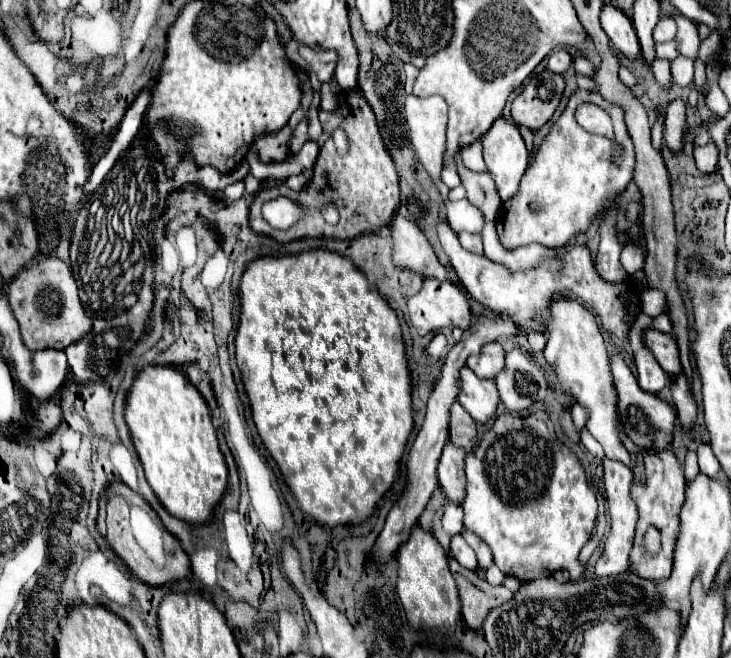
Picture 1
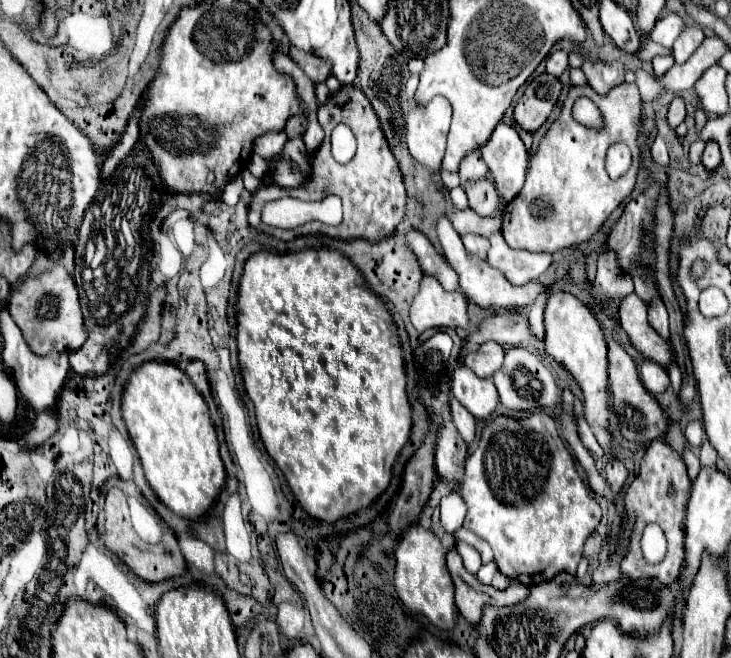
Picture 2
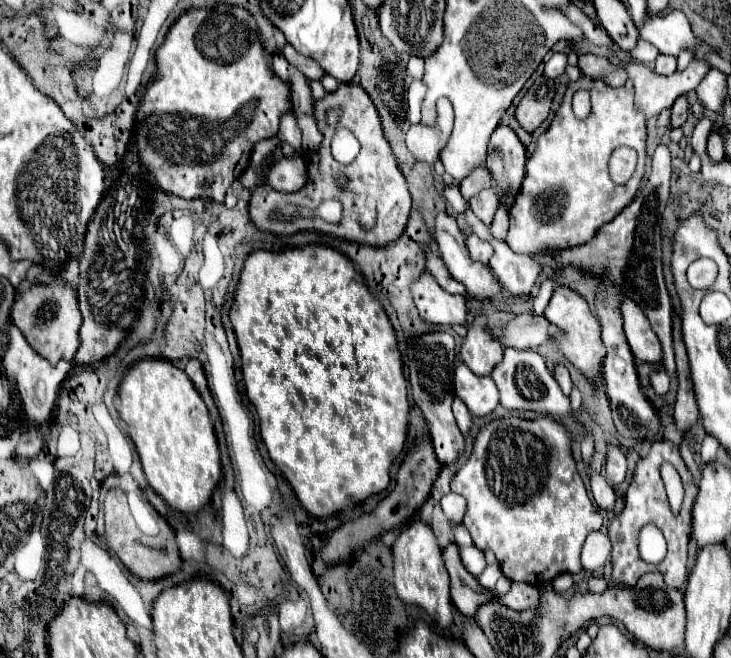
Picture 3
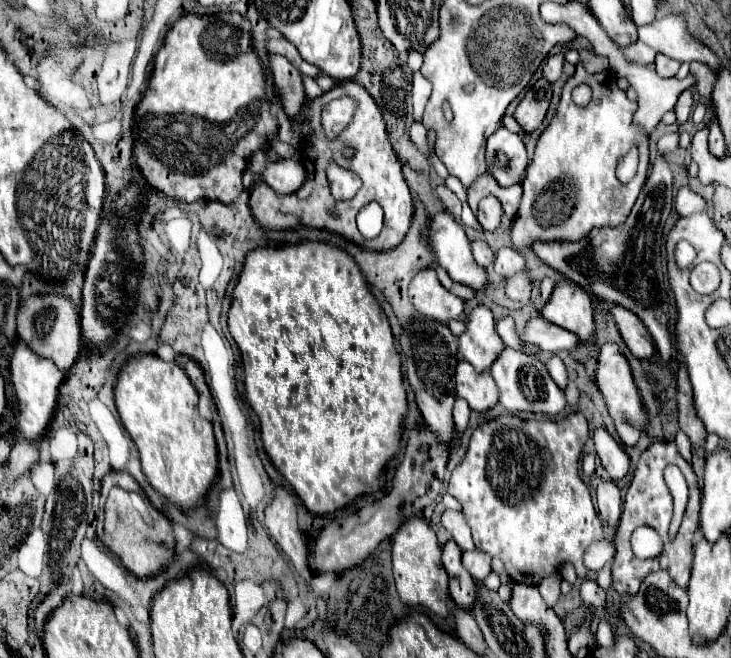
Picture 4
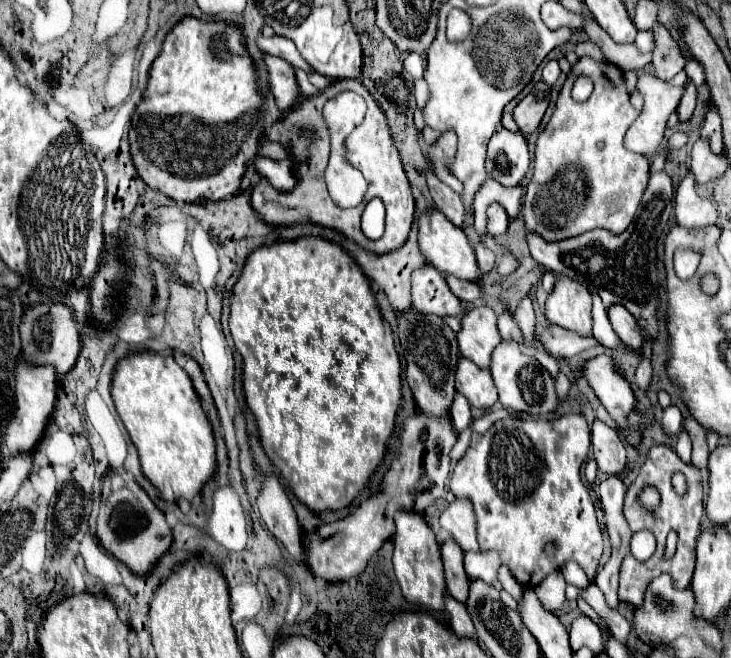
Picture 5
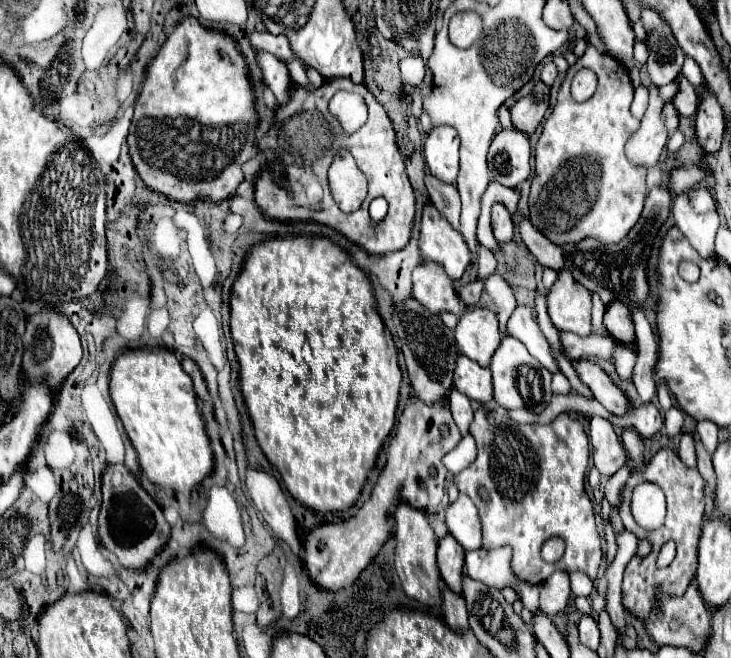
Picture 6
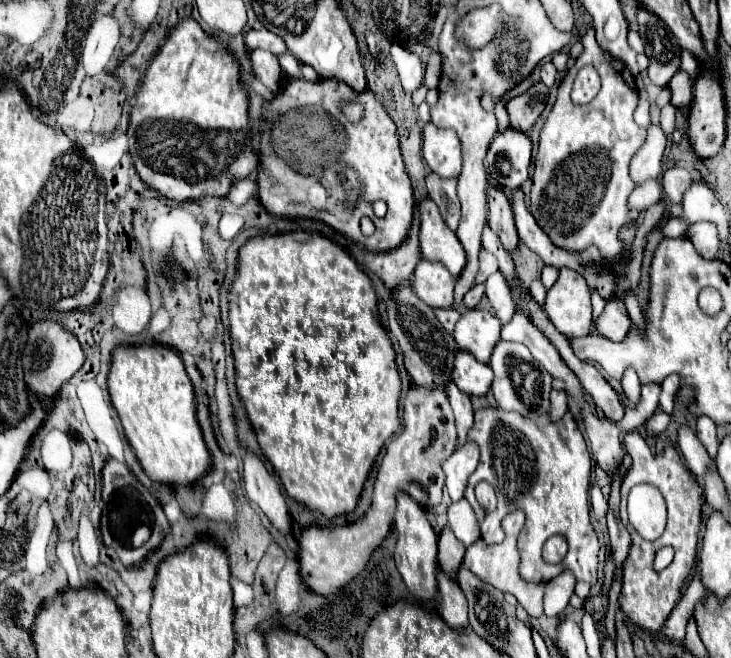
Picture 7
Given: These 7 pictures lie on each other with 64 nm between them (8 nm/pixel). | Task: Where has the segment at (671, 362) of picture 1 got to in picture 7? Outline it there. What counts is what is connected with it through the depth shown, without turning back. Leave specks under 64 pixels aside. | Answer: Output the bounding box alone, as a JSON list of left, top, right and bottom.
[596,298,632,342]

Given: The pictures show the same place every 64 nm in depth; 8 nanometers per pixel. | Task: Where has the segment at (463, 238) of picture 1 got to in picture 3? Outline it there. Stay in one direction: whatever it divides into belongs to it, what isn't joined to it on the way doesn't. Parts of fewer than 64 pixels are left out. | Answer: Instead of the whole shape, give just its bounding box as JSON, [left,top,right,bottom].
[466,234,492,264]

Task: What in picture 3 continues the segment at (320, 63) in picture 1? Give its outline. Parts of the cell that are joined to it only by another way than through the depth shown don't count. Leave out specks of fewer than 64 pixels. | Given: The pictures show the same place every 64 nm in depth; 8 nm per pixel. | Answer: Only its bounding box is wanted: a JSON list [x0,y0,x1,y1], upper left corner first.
[282,44,326,80]

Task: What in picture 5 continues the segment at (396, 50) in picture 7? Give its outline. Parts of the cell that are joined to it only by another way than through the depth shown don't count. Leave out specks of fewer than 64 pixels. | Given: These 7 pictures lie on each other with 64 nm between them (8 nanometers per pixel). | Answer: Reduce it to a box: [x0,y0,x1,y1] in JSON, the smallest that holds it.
[404,52,424,78]

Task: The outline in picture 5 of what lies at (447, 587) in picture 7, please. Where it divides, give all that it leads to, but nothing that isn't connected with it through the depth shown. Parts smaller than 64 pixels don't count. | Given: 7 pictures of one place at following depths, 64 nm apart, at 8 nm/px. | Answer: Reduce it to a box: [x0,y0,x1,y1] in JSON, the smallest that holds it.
[446,596,476,640]

